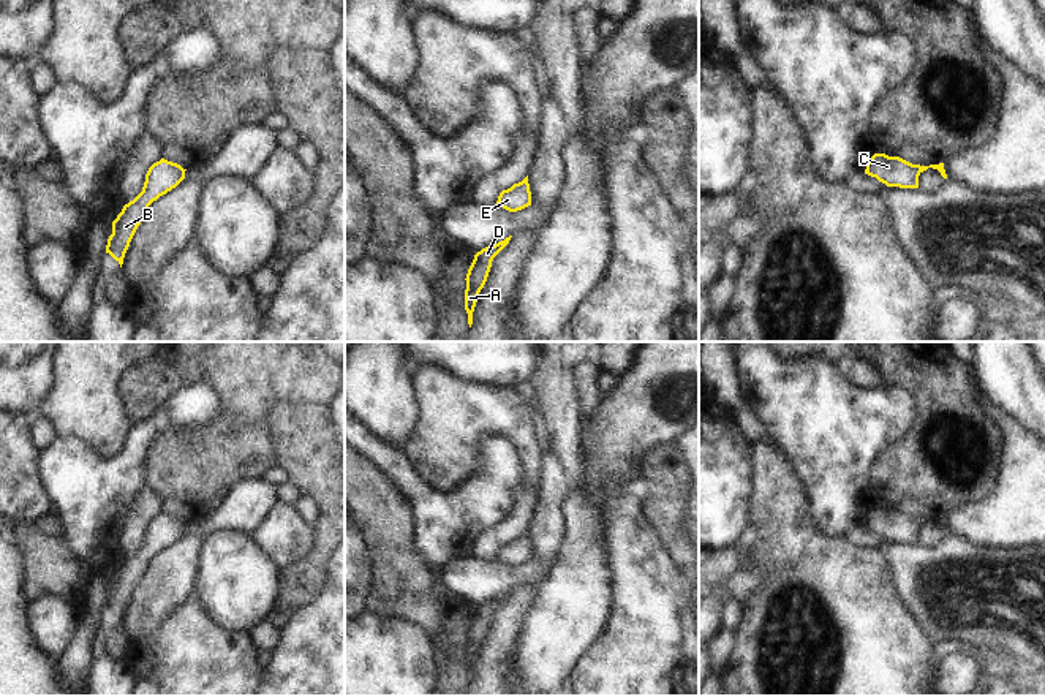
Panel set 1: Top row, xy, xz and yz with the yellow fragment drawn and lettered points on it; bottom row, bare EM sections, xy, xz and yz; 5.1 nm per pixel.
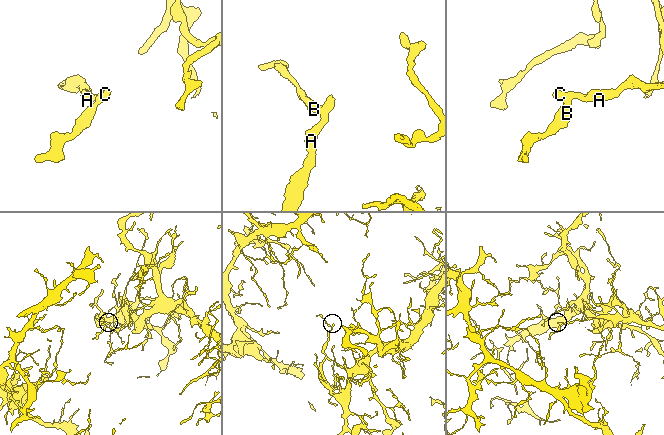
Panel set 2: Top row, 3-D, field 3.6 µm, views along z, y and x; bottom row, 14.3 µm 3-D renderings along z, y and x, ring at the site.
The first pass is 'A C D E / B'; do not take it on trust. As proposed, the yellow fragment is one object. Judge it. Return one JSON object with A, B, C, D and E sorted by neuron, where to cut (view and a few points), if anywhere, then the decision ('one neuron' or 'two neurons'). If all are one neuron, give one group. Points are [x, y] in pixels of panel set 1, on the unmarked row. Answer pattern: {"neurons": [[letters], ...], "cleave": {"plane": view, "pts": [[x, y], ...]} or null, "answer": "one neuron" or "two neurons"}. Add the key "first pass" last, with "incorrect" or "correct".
{"neurons": [["A", "B", "C", "D", "E"]], "cleave": null, "answer": "one neuron", "first pass": "incorrect"}

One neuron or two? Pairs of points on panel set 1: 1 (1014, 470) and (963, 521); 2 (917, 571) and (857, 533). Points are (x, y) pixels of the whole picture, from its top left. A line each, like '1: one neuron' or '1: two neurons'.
1: one neuron
2: two neurons

